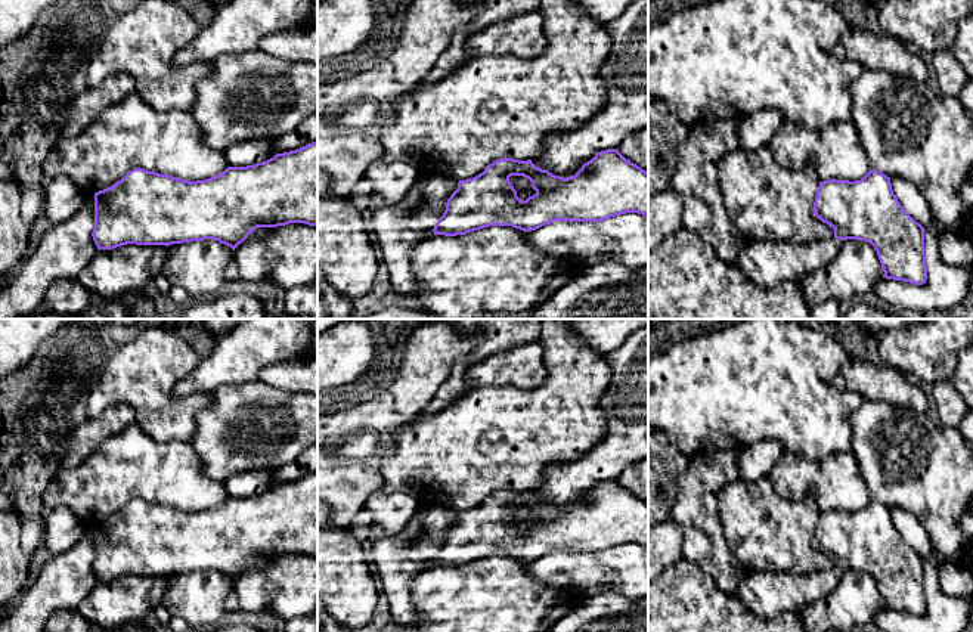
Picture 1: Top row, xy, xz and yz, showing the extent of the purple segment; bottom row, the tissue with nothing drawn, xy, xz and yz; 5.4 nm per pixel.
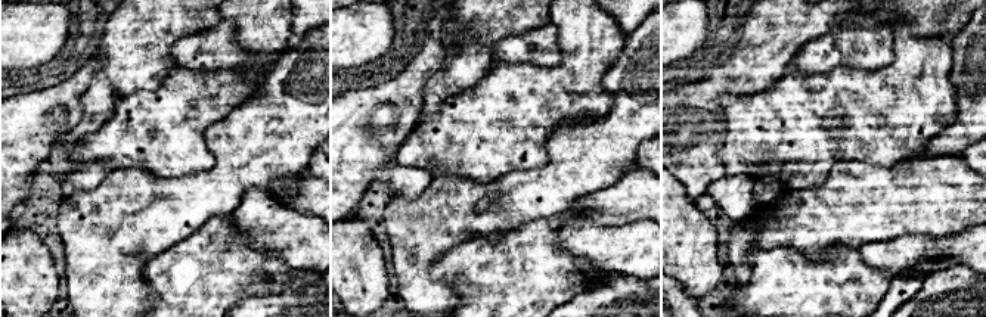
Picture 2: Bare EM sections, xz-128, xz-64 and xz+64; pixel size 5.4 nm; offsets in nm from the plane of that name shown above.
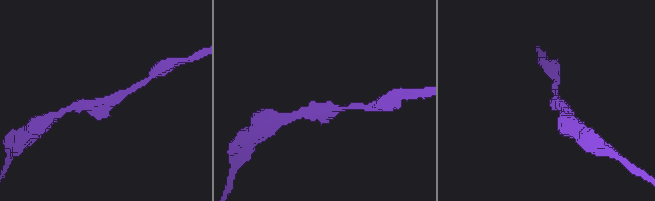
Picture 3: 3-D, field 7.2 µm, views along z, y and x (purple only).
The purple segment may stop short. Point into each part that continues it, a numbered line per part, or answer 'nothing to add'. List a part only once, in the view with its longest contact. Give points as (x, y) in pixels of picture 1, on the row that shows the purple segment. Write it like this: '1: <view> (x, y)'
nothing to add

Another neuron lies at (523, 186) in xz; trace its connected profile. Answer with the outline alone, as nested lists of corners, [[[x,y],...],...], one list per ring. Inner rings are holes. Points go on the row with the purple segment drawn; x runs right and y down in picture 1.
[[[511,176],[509,182],[517,190],[517,196],[523,201],[536,193],[536,190],[532,188],[532,182],[523,176]]]

